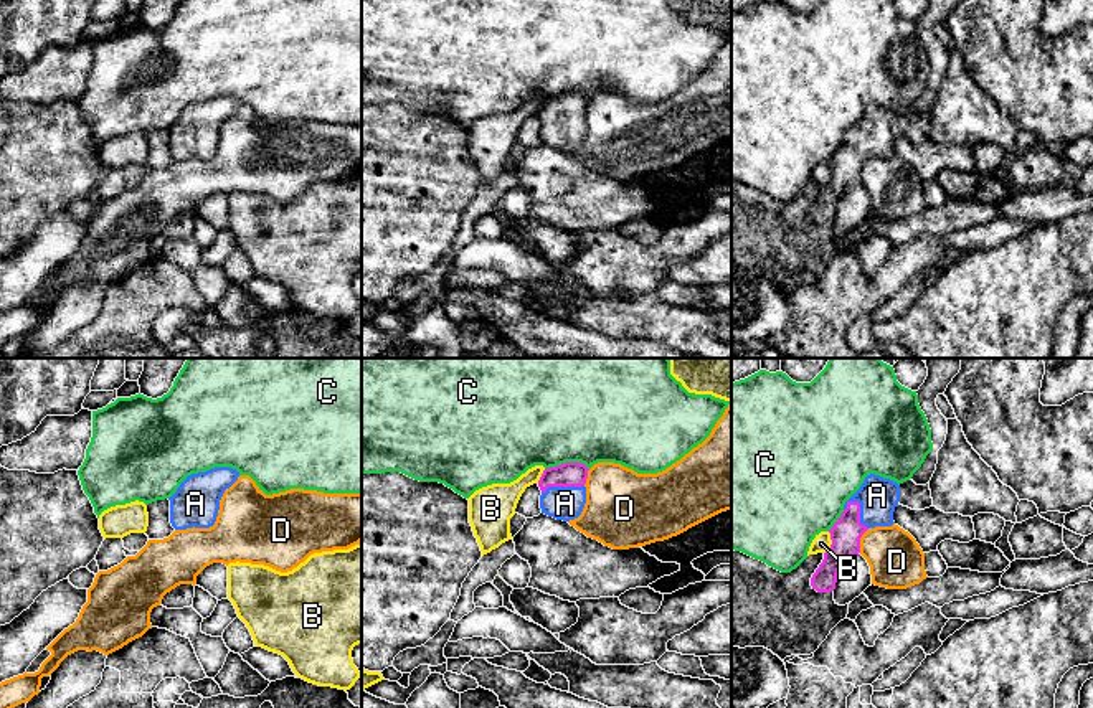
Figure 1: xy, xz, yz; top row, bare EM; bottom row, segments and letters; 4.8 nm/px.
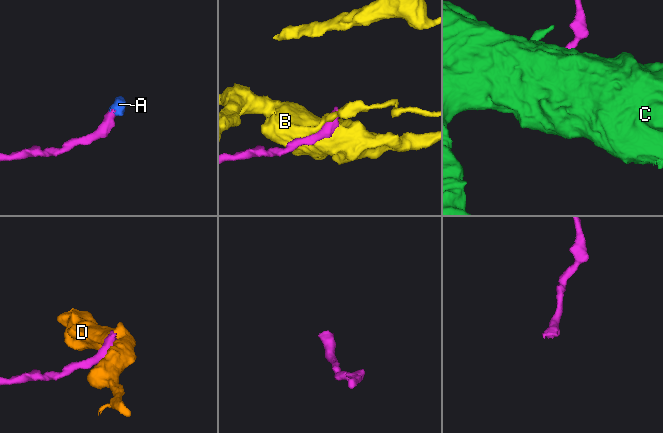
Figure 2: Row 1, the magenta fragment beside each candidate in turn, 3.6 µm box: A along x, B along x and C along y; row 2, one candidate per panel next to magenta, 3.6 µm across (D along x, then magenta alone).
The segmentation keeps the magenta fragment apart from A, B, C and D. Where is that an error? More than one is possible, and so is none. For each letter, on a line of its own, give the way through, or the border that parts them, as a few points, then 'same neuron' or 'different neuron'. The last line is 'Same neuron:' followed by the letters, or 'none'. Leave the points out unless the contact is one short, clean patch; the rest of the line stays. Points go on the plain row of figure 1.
A: way yz (846, 164), (859, 141), (877, 126); same neuron
B: different neuron
C: border xz (588, 98), (580, 93), (562, 93), (545, 99); different neuron
D: border yz (869, 159), (861, 169), (859, 182); different neuron
Same neuron: A

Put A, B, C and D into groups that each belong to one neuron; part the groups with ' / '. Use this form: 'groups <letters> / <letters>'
groups A / B / C / D

